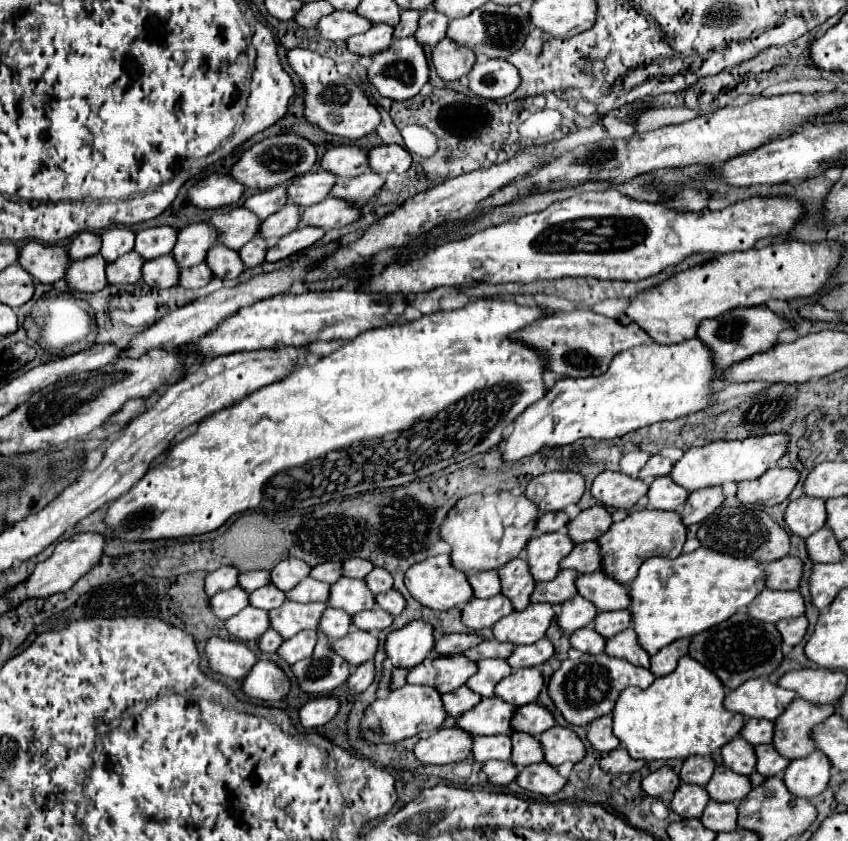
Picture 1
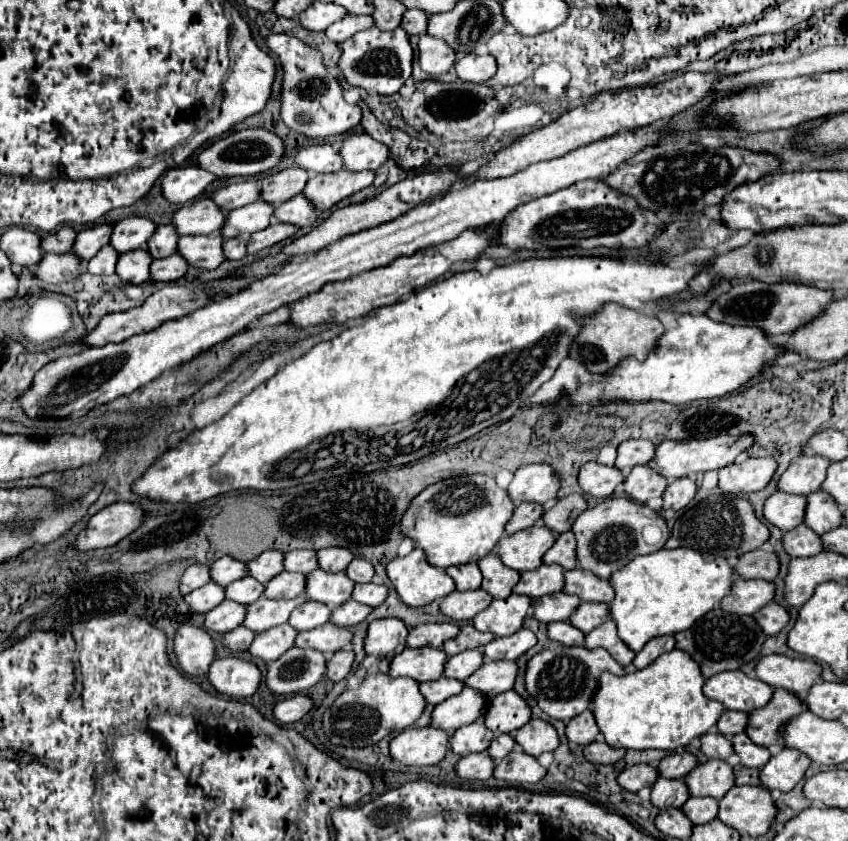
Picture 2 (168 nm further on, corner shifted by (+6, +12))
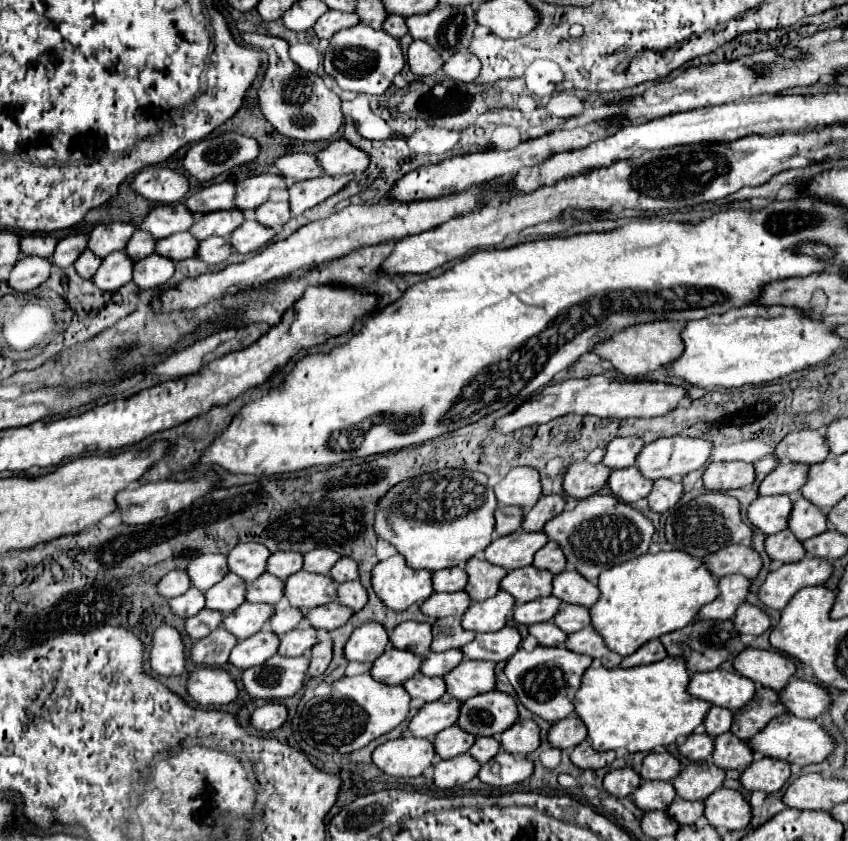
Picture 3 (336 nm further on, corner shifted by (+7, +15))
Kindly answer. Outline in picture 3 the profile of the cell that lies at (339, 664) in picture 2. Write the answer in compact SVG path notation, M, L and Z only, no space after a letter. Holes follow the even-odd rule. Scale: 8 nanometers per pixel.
M326 638L322 642L318 642L312 648L312 660L310 660L310 668L308 668L308 678L312 676L322 676L326 672L326 668L332 662L332 640Z

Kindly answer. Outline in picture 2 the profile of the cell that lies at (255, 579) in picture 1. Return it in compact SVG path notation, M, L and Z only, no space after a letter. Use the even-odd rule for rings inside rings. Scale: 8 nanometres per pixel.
M221 557L215 563L211 563L209 575L211 575L213 583L227 587L229 583L245 577L245 563L233 559L233 557Z

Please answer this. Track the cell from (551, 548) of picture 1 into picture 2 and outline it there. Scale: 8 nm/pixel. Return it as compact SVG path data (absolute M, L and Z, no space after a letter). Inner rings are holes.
M537 521L525 531L505 535L497 543L497 555L507 567L521 573L537 569L541 565L541 557L547 553L547 549L551 549L553 543L553 533L541 521Z

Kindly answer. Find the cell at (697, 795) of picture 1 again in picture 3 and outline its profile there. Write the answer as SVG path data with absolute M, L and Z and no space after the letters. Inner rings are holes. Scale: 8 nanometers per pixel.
M646 780L636 792L634 792L634 804L648 812L648 810L666 810L668 804L676 798L676 790L672 788L670 782L656 782L656 780Z

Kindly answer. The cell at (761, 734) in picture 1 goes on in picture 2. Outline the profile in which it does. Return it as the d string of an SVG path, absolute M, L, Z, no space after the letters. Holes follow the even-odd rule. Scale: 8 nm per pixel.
M723 711L719 721L717 721L717 731L725 737L733 737L737 733L745 731L745 723L747 723L747 715L741 711Z

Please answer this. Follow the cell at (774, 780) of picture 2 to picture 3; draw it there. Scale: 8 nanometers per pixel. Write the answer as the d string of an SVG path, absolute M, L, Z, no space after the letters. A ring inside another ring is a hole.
M760 758L754 760L740 776L740 782L746 790L764 790L764 792L778 792L790 778L790 764L784 764L784 760L772 760L772 758Z

